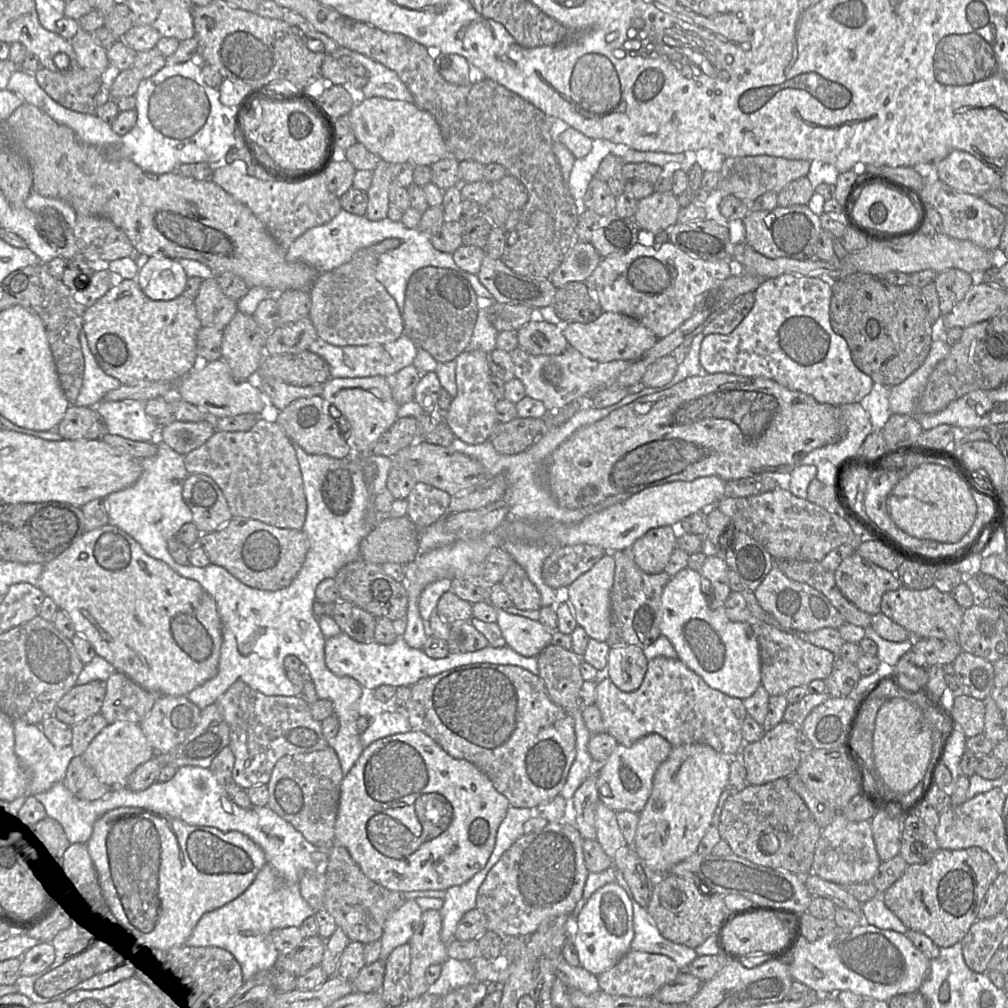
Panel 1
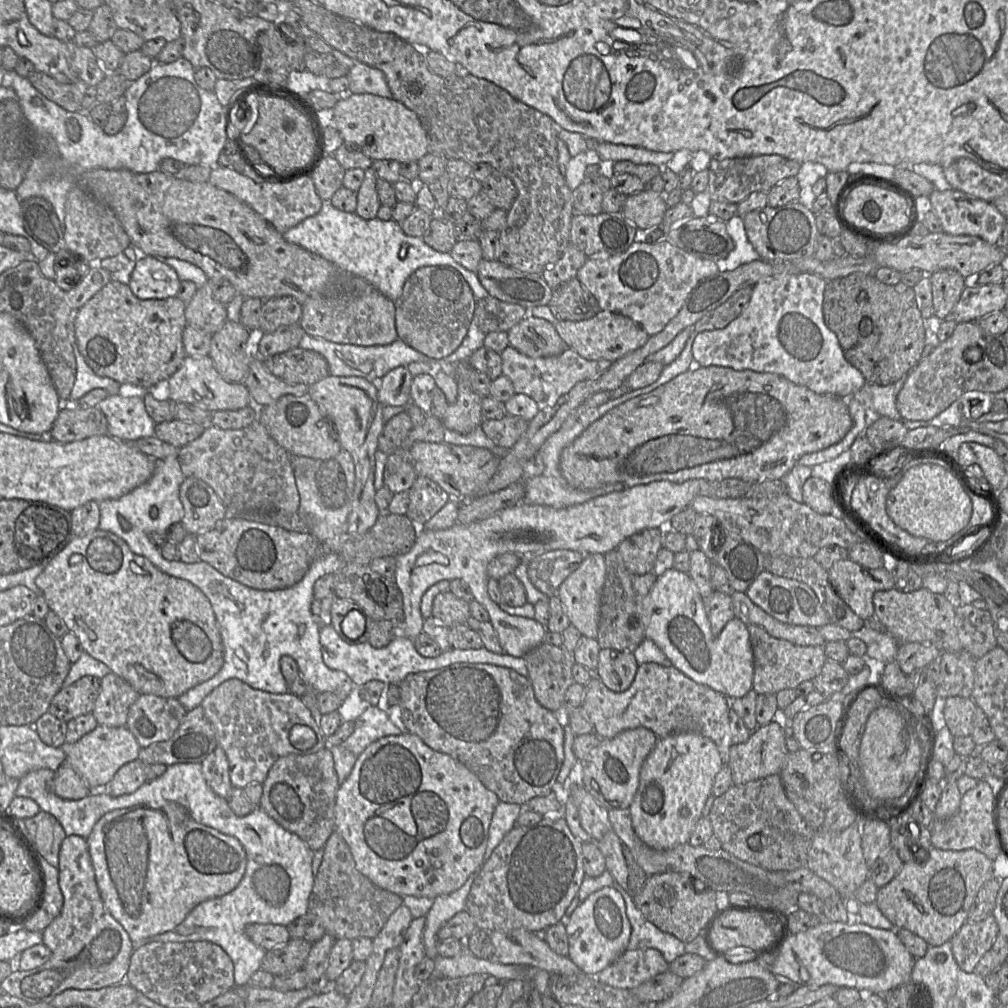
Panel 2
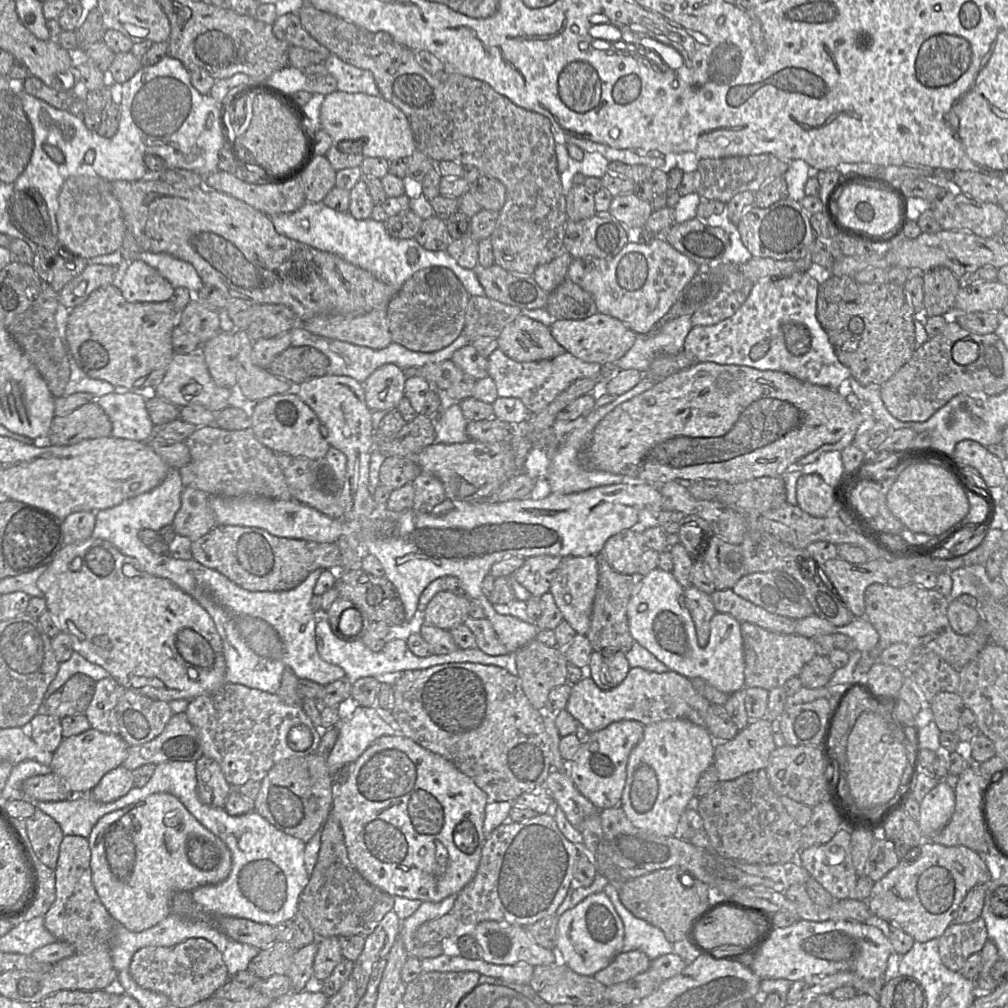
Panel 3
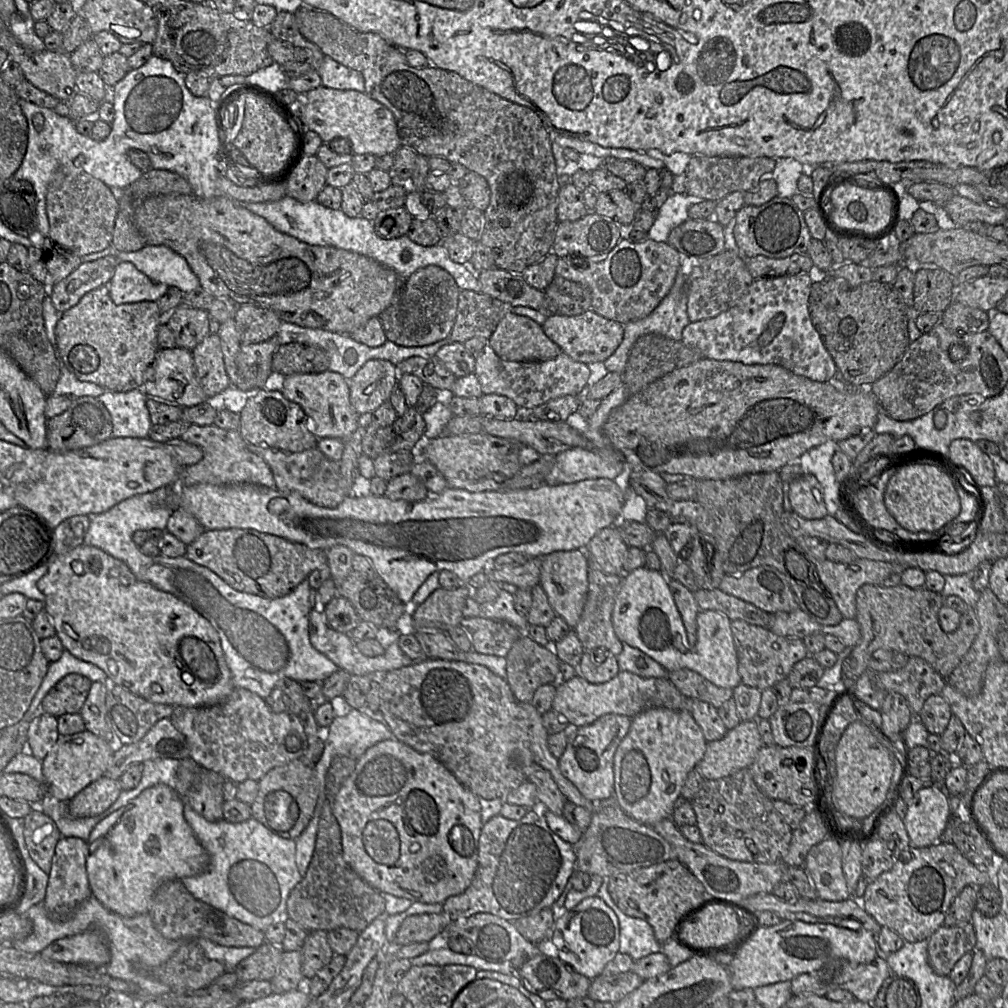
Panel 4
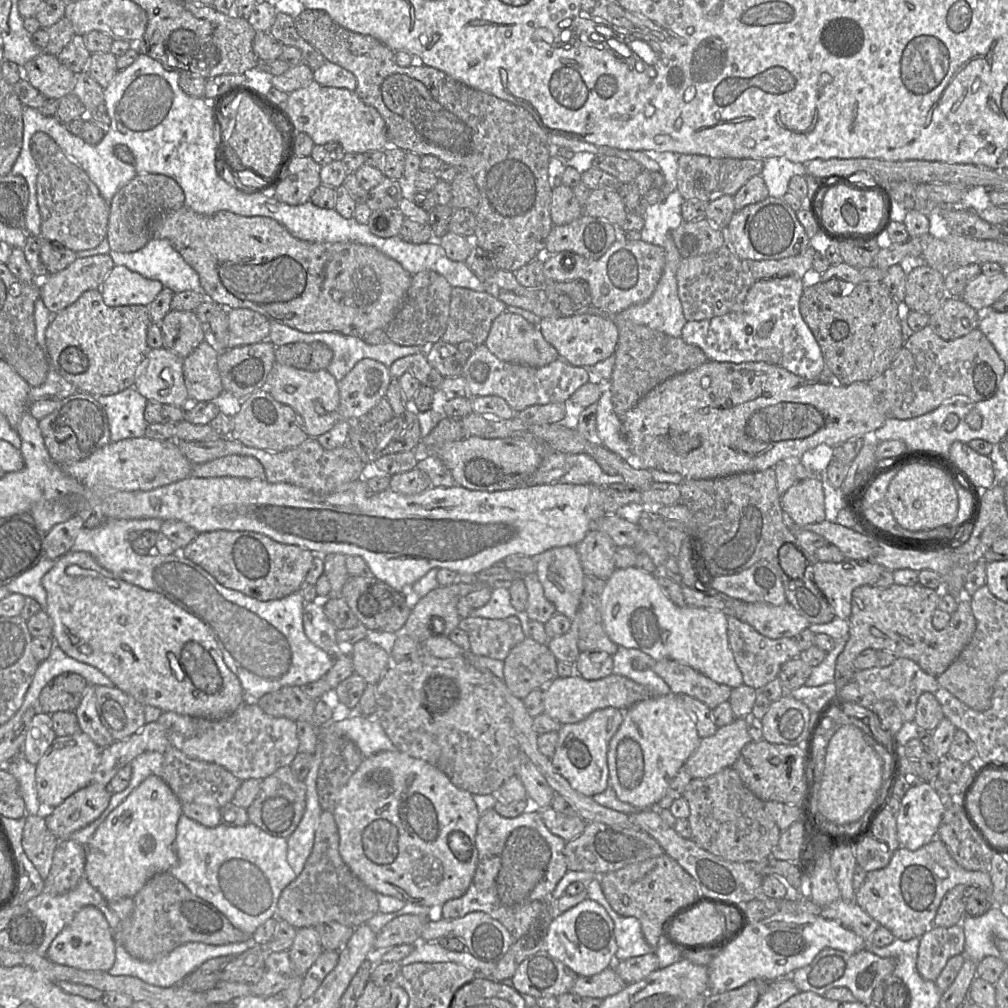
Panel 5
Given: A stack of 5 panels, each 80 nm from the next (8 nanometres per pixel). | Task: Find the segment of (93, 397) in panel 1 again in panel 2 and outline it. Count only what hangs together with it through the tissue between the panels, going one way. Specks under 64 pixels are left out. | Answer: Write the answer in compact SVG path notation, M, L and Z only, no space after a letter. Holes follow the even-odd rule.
M73 347L77 364L76 380L67 404L74 404L88 392L94 389L105 389L110 394L119 392L121 385L108 377L97 375L85 362L78 347Z

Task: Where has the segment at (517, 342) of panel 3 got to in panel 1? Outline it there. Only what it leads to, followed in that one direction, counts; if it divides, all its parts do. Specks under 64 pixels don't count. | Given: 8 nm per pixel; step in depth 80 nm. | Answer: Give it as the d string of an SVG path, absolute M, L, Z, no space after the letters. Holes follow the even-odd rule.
M531 320L517 336L519 347L532 355L557 355L569 347L561 326L547 321Z

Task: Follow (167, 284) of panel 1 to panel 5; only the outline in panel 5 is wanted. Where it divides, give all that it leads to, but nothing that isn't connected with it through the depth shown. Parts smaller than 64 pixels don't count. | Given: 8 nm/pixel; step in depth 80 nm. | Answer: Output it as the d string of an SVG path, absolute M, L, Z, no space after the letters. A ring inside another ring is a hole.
M115 265L104 280L100 291L104 303L110 307L125 305L149 305L164 286L131 271L126 266Z

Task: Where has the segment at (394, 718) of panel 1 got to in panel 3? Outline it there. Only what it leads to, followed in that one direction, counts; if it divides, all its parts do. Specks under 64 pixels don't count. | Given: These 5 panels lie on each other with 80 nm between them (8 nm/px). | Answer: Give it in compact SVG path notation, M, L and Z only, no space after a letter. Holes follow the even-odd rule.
M357 707L350 718L340 720L336 727L339 730L338 738L326 758L334 782L336 772L353 764L378 738L399 734L373 707Z

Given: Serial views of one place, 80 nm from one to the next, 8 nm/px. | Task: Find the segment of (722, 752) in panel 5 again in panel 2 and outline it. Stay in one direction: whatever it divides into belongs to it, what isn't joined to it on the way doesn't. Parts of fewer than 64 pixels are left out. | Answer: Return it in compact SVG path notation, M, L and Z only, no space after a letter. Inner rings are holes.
M775 722L758 726L743 743L731 744L728 749L728 765L735 785L745 784L770 775L779 775L789 751L786 747L786 732Z

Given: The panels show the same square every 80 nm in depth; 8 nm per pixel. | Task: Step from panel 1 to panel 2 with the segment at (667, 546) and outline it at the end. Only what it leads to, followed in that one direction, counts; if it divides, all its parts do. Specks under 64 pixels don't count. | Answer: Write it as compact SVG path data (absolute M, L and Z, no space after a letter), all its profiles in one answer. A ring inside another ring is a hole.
M661 529L642 530L624 539L616 548L628 571L636 575L651 573L662 549Z

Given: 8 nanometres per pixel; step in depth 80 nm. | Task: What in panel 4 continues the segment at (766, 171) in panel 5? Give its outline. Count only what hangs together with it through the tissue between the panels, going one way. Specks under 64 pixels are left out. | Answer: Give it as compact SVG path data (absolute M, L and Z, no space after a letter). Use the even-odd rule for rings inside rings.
M779 158L775 160L776 165L771 173L771 178L777 183L777 196L785 198L791 198L798 193L797 182L802 174L810 176L815 166L819 166L803 165L793 158Z

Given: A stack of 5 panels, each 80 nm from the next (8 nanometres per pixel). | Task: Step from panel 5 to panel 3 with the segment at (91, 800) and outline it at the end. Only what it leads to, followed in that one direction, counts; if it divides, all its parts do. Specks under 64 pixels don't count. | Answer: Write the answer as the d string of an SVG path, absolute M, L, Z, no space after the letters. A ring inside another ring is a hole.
M118 766L105 774L88 794L97 802L108 803L123 797L133 787L132 771L124 766Z

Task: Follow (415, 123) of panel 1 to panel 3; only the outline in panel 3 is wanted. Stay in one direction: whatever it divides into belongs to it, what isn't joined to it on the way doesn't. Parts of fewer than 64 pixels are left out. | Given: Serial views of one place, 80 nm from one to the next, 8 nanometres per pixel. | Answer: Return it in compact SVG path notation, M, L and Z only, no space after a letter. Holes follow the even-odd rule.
M336 90L325 95L320 109L320 126L325 130L334 142L345 139L358 139L355 151L350 154L362 154L364 157L381 157L389 161L403 159L417 150L414 136L408 118L401 109L382 96L372 96L365 93L348 93Z

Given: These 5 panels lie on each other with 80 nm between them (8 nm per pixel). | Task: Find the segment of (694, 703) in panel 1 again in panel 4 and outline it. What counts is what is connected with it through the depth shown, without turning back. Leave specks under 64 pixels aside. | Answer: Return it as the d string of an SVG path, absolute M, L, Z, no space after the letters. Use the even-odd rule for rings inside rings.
M628 671L619 672L608 682L593 684L580 675L556 683L552 710L563 715L570 727L586 726L605 714L633 718L651 708L686 710L688 697L681 694L668 678L643 678Z

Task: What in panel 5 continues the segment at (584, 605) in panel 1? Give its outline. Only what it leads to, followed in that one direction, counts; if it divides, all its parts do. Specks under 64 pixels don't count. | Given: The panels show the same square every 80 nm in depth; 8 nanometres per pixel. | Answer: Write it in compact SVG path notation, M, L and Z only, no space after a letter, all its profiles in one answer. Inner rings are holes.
M560 546L548 549L533 558L536 565L536 576L544 589L544 595L557 613L572 620L580 606L585 573L579 555L574 546Z

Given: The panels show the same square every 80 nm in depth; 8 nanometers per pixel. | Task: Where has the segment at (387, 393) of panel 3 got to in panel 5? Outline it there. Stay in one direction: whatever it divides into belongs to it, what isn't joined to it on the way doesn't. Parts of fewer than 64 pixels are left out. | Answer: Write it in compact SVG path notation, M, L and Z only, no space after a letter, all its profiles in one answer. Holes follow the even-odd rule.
M363 359L338 381L340 419L352 421L367 414L385 398L392 377L384 364Z

